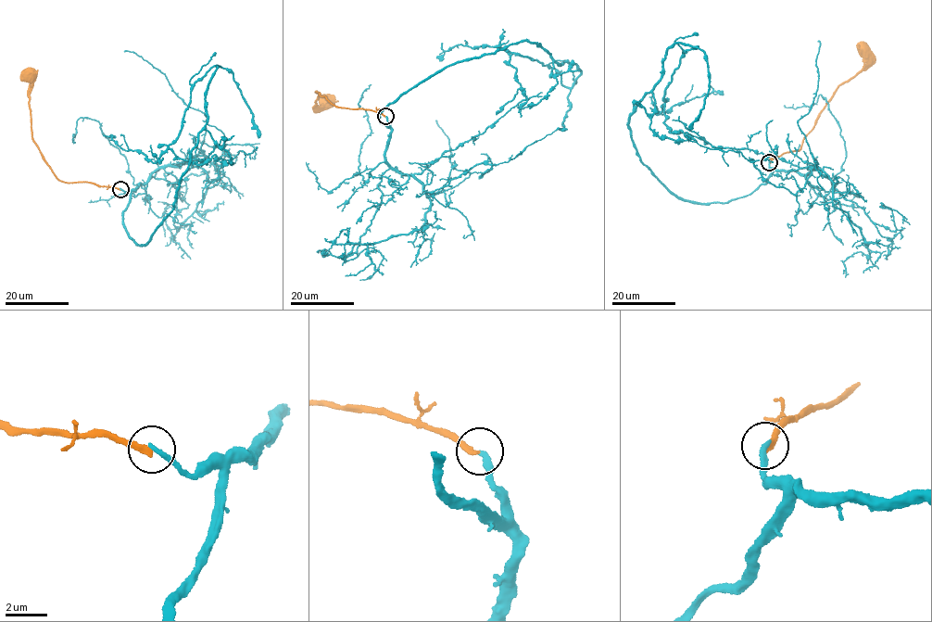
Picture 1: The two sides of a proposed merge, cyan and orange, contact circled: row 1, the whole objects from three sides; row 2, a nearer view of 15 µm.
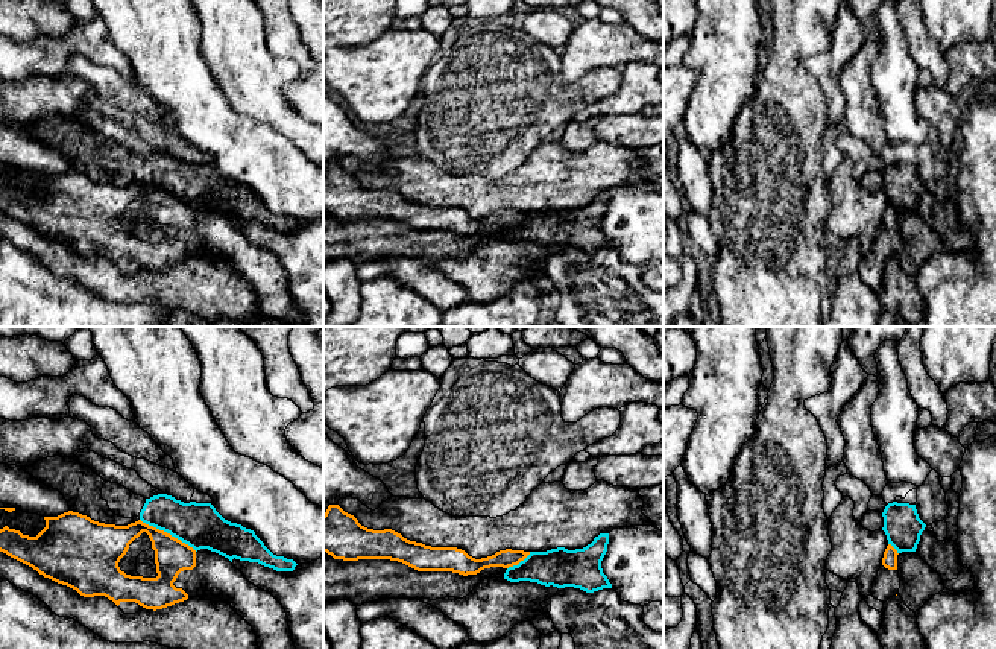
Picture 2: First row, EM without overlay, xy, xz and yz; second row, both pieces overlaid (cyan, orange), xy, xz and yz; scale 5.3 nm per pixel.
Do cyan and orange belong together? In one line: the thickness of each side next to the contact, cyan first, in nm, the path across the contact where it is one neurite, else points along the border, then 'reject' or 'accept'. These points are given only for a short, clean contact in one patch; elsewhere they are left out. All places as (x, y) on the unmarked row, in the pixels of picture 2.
calibres 240 and 190 nm; border xy (140, 178), (169, 192), (196, 210); reject

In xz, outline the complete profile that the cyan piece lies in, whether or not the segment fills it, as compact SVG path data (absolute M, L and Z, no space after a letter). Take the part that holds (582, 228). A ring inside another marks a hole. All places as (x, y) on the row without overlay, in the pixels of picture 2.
M600 193L583 208L557 207L547 211L530 211L524 220L506 230L504 239L530 240L557 248L574 246L586 252L612 248L601 228L607 204L609 193Z

